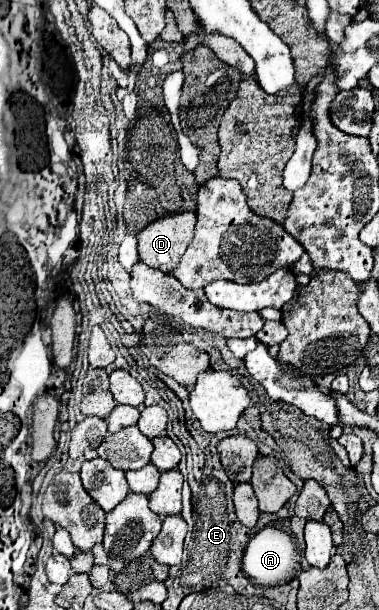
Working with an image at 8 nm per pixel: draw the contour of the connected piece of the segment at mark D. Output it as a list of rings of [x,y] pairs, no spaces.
[[[178,212],[156,220],[138,232],[138,256],[144,264],[170,272],[178,266],[190,240],[194,238],[196,214]]]

